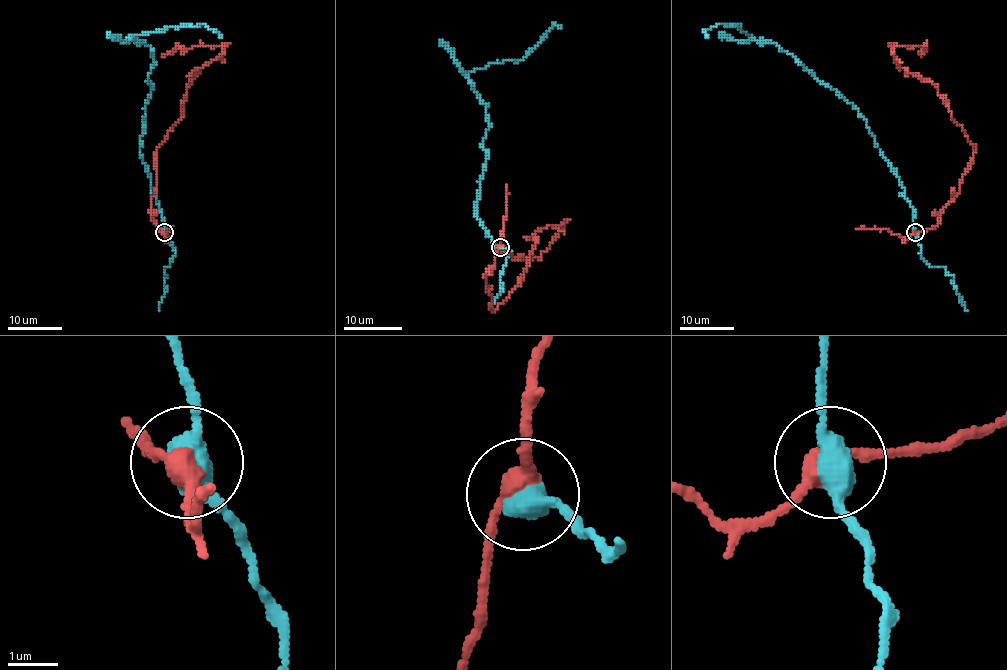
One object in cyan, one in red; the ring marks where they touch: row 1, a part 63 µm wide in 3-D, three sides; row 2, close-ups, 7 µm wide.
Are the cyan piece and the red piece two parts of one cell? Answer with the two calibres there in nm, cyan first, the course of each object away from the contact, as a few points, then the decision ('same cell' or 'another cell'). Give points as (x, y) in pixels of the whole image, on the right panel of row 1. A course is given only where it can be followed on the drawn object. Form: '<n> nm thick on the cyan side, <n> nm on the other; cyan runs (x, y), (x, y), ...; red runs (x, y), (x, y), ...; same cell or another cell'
480 nm thick on the cyan side, 340 nm on the other; cyan runs (915, 232), (900, 177), (853, 106), (774, 42), (757, 42), (740, 26), (717, 25), (705, 31), (707, 37); red runs (914, 232), (938, 222), (974, 149), (937, 86), (901, 68), (890, 46), (924, 46), (922, 57); another cell

